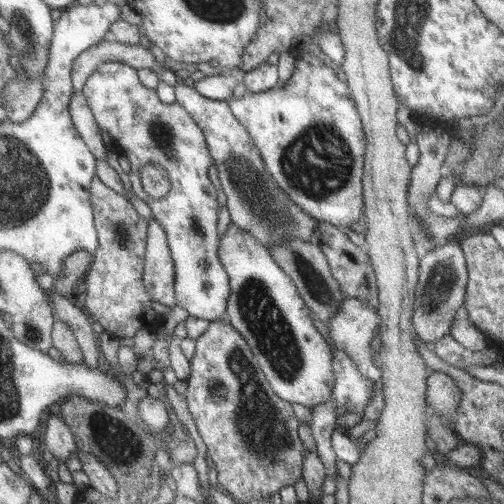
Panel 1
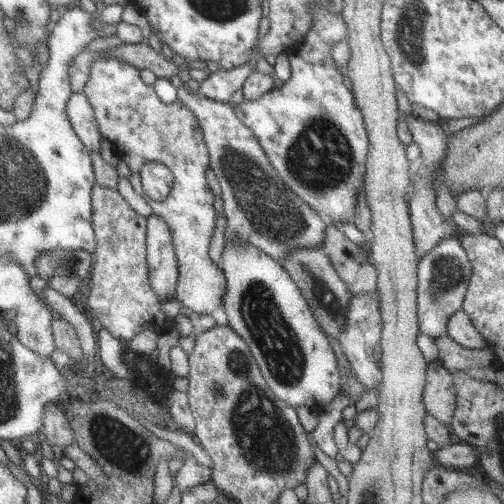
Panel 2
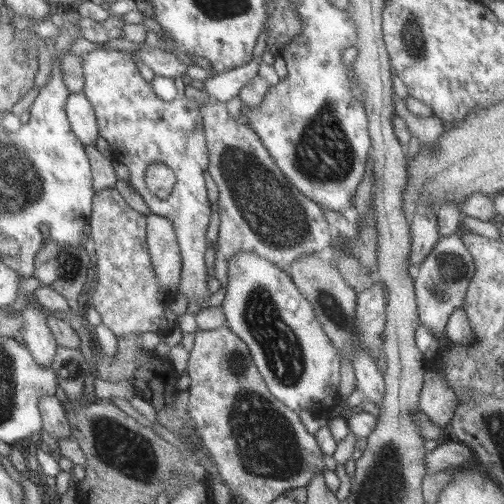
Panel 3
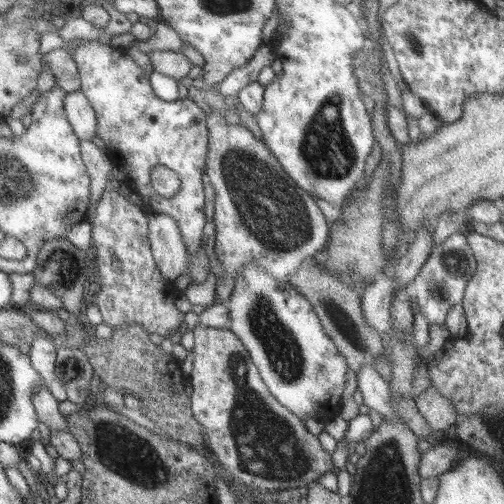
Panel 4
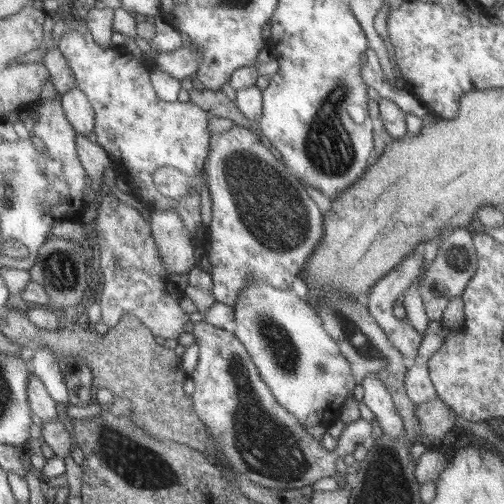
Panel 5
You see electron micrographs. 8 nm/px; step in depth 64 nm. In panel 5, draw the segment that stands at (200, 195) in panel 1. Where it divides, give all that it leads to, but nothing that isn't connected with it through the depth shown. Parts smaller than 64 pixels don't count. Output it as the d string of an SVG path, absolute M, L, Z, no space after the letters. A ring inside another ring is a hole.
M65 30L61 40L57 40L57 50L61 52L65 64L71 68L75 86L87 96L95 112L93 134L97 136L97 146L107 152L107 158L121 172L121 178L129 184L131 194L151 204L155 210L173 210L183 220L189 236L201 224L199 218L199 190L193 186L187 198L167 200L161 196L153 182L153 172L157 168L177 168L187 176L197 176L203 172L203 164L209 156L209 116L205 110L193 102L165 102L161 100L149 80L153 66L143 64L133 54L123 48L101 48L93 42L89 32Z

